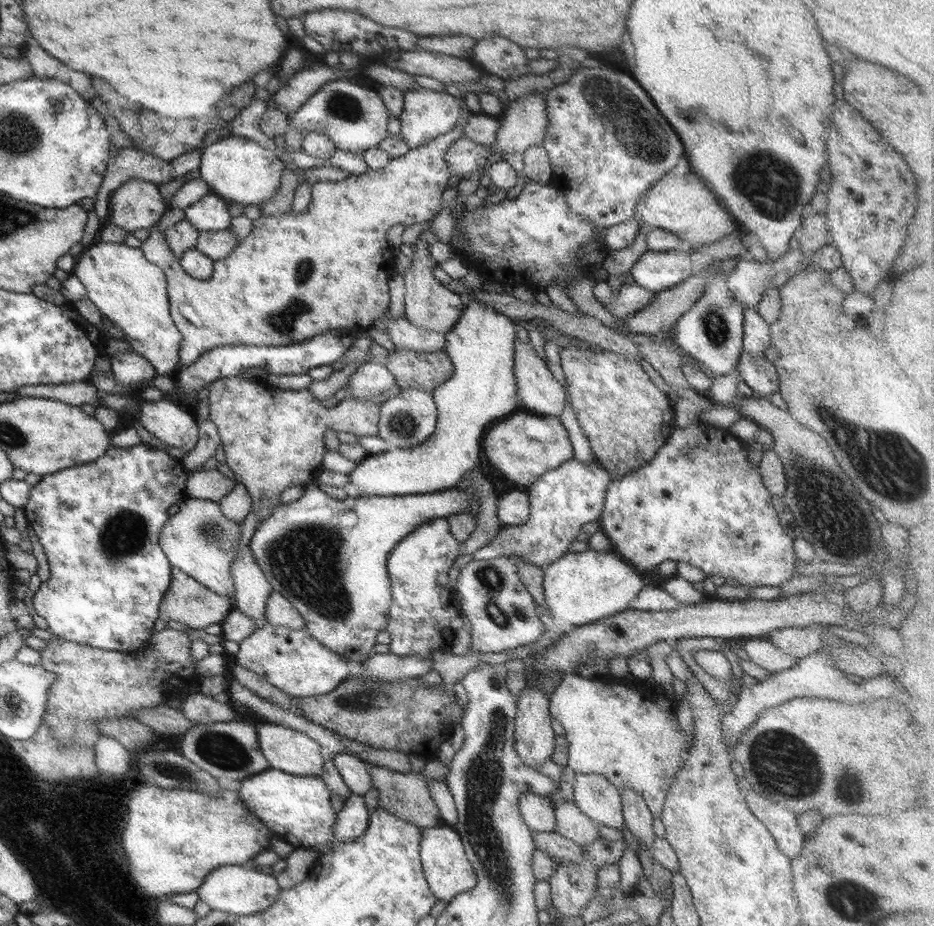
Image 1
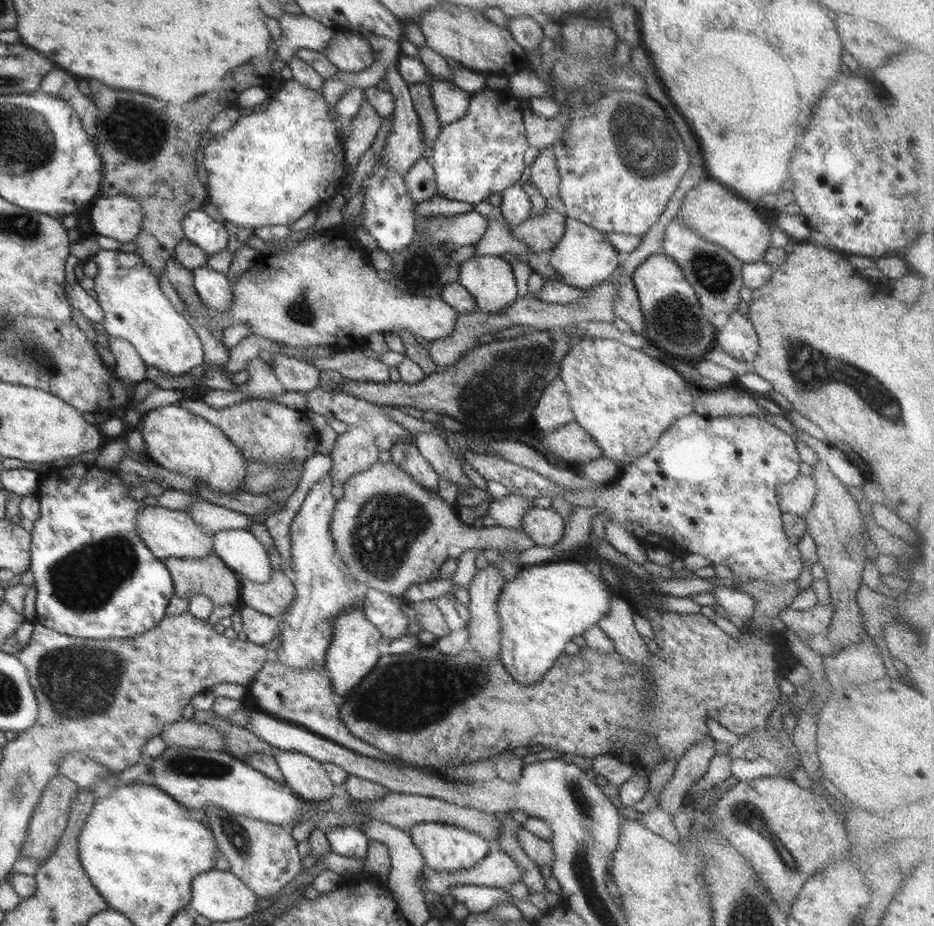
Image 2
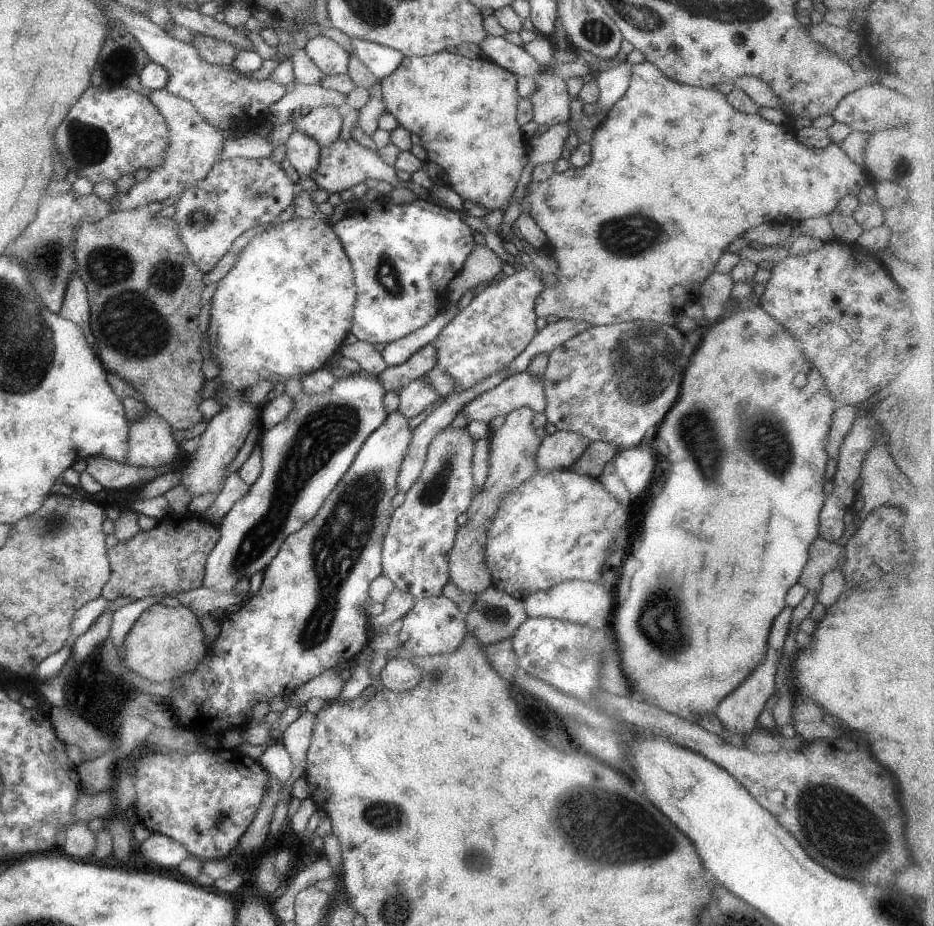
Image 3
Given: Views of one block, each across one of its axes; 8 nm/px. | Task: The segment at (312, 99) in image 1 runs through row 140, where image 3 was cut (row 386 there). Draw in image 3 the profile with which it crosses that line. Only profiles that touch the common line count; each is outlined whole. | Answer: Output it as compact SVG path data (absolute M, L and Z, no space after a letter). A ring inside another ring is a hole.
M363 370L356 372L355 376L346 377L343 380L337 380L330 386L330 390L325 394L309 394L303 390L299 391L295 396L292 397L292 407L288 412L288 415L275 426L269 427L268 429L261 430L258 437L260 446L260 457L261 457L261 470L257 480L249 486L249 490L245 493L243 498L235 501L232 507L222 516L221 522L219 522L220 537L217 539L215 546L211 549L211 552L207 555L206 563L204 566L204 575L202 578L202 586L212 591L231 591L241 579L251 578L252 575L258 572L262 572L264 568L269 564L269 561L277 554L281 543L287 536L292 532L299 530L309 520L313 518L313 515L320 509L321 504L327 495L334 489L334 486L339 482L339 479L343 476L343 473L349 468L353 458L357 454L359 447L365 439L374 431L377 427L386 419L387 414L383 409L383 394L385 393L384 388L376 380L376 376L369 375Z

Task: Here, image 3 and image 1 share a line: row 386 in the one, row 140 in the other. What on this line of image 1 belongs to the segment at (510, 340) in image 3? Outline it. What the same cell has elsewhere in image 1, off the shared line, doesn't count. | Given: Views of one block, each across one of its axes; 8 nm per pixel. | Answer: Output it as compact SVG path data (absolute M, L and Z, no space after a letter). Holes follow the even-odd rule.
M464 136L455 139L444 152L450 176L458 176L461 182L464 182L470 172L475 174L476 170L483 170L485 157L489 155L489 152L488 147L477 144Z

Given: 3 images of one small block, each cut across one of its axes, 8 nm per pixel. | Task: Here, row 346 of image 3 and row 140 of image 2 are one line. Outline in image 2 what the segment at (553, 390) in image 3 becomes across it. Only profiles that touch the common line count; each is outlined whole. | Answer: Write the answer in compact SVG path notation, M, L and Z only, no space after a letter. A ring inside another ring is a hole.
M629 90L607 92L591 102L572 107L560 137L553 142L550 149L554 154L560 178L558 195L565 209L565 217L602 233L641 236L659 220L680 178L687 172L690 159L682 138L677 136L663 108L657 102Z

